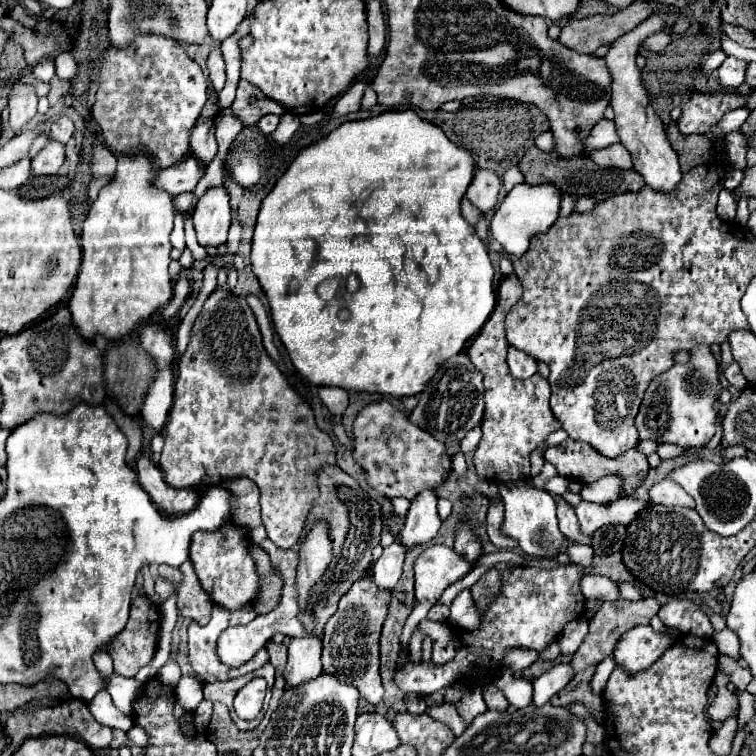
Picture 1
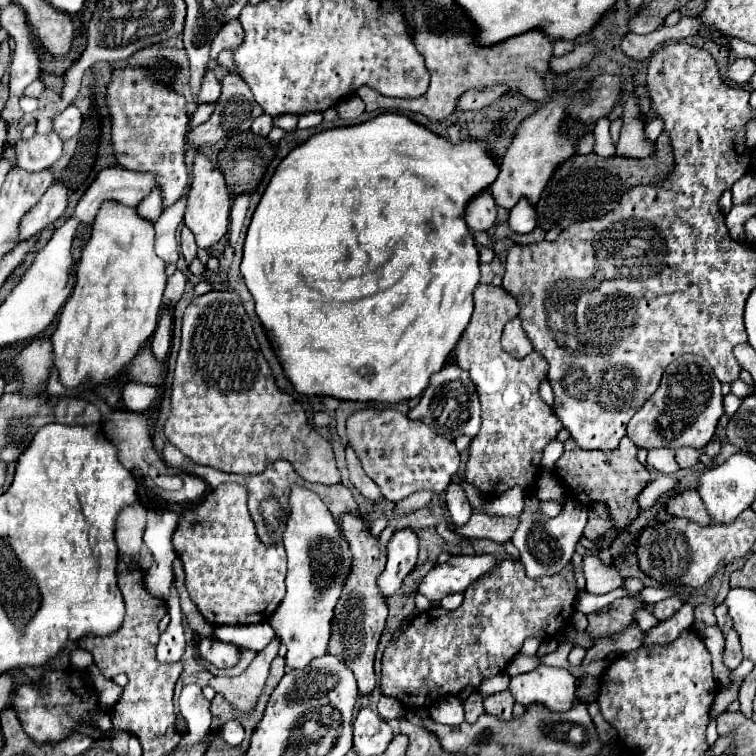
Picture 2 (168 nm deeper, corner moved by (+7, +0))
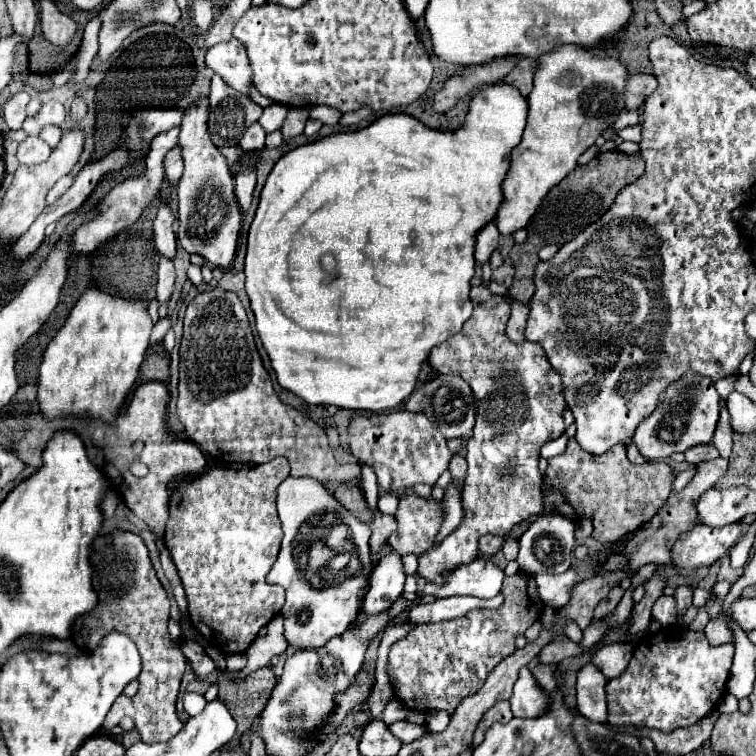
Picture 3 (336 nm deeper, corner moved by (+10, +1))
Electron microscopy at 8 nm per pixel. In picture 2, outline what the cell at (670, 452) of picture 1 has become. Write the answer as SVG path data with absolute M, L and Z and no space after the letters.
M680 448L676 450L676 462L680 464L680 468L692 468L700 462L700 456L704 454L704 450L692 450L692 448Z

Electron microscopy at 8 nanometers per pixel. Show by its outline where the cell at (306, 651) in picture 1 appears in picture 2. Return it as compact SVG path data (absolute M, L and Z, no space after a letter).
M290 486L288 496L288 510L286 510L286 528L284 528L284 548L288 554L288 576L286 576L286 596L284 602L276 608L268 624L274 628L274 632L280 636L280 640L286 644L286 664L290 668L304 668L310 664L312 658L326 654L328 640L332 636L332 618L334 608L342 596L342 588L346 584L346 578L352 570L352 552L348 542L338 542L342 546L342 562L330 580L330 584L324 588L320 580L316 578L316 570L312 566L312 554L318 550L322 540L332 540L338 534L332 534L338 524L334 522L334 516L322 502L322 498L304 488L304 486Z

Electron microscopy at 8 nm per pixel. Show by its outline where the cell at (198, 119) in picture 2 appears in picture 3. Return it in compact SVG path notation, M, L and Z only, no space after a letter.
M173 127L173 129L165 131L165 133L159 133L151 141L151 151L145 157L145 163L147 163L145 173L139 175L139 177L133 177L133 179L125 179L125 181L117 183L111 189L111 193L101 203L101 215L95 217L91 223L79 227L77 233L73 235L73 255L95 251L99 245L105 245L105 241L109 241L111 237L121 233L121 229L127 229L129 225L133 225L141 217L143 209L153 201L153 197L157 197L157 193L159 193L161 185L163 185L163 179L165 179L165 169L163 169L165 155L177 145L179 131L181 131L181 127Z

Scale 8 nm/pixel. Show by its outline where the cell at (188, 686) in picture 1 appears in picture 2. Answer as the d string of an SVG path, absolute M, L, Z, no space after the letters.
M198 684L184 686L178 706L180 706L180 714L188 724L188 736L184 736L182 742L192 744L192 738L194 742L204 738L204 734L208 734L210 730L212 716L210 716L210 702L204 698L202 688Z

